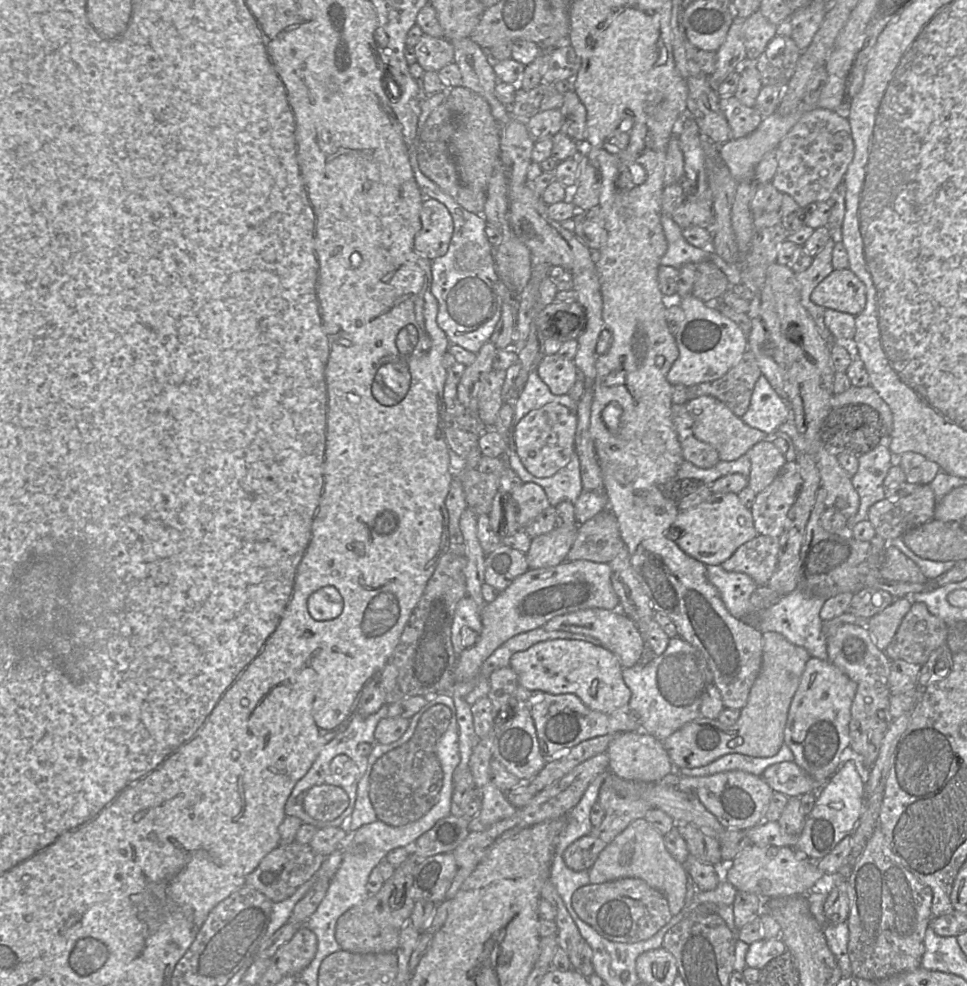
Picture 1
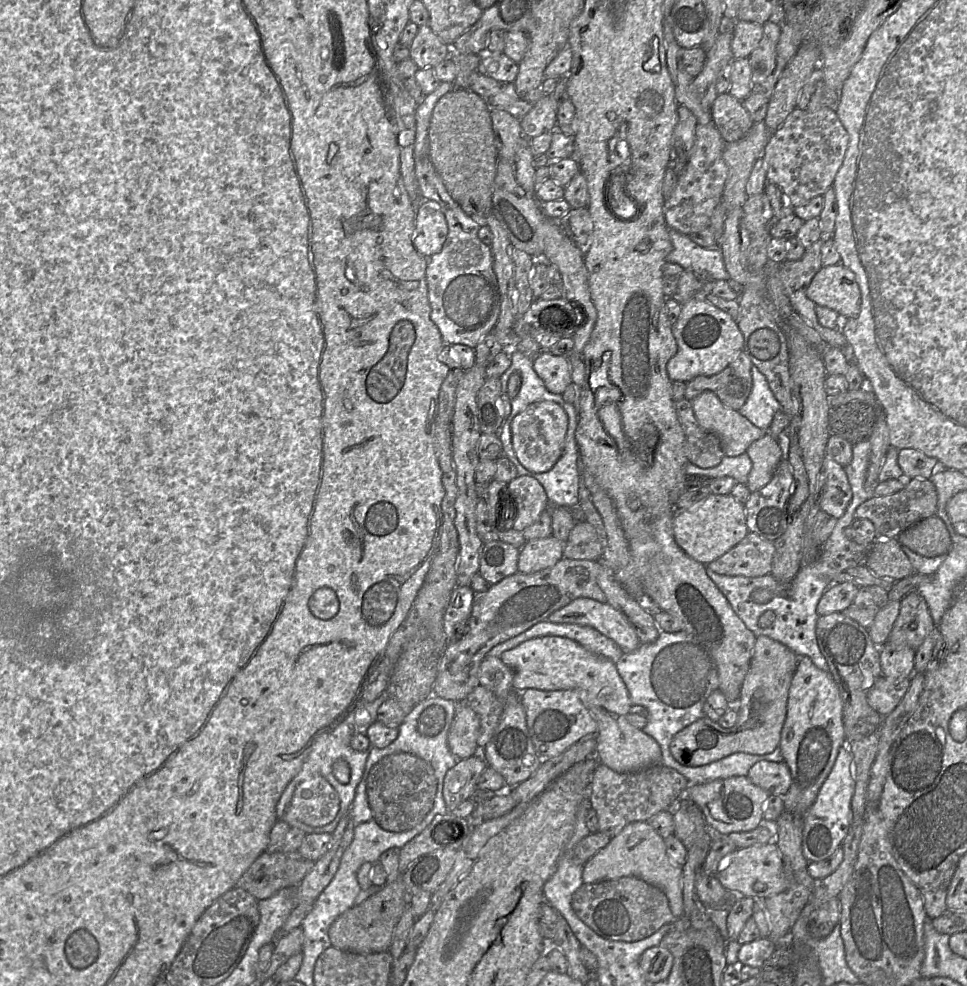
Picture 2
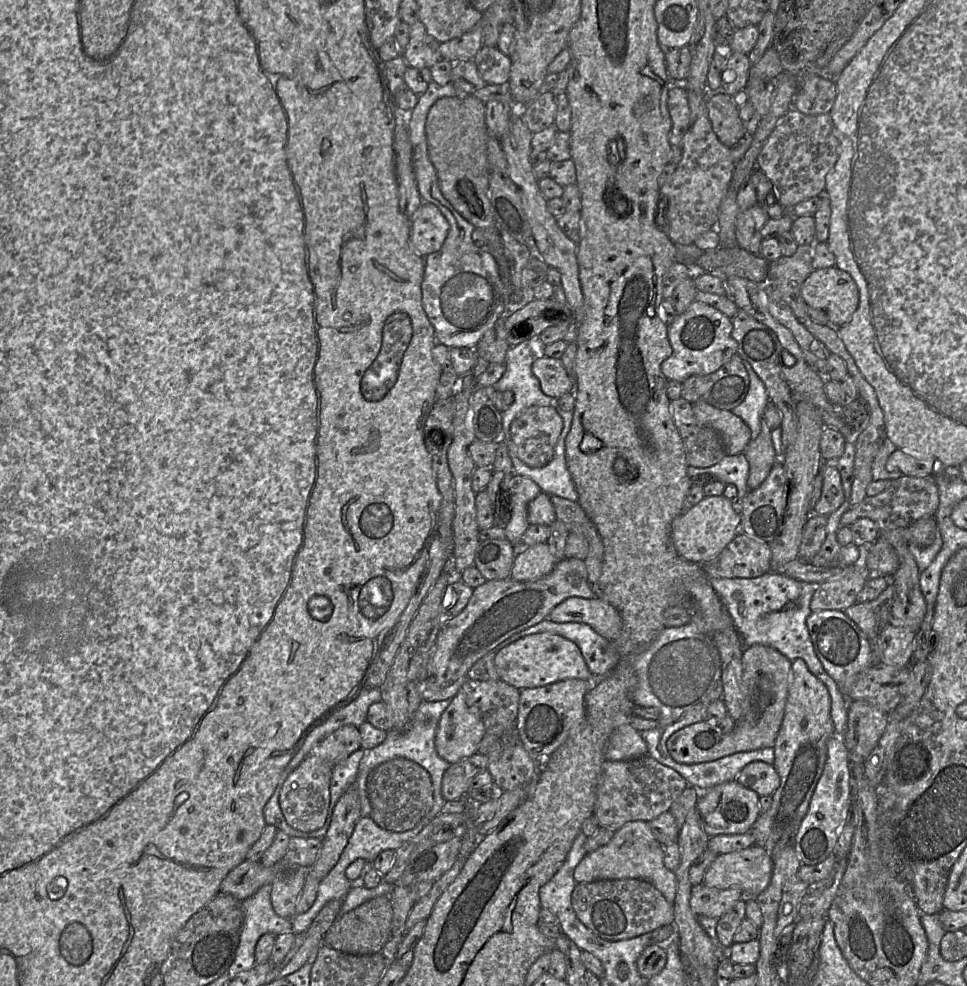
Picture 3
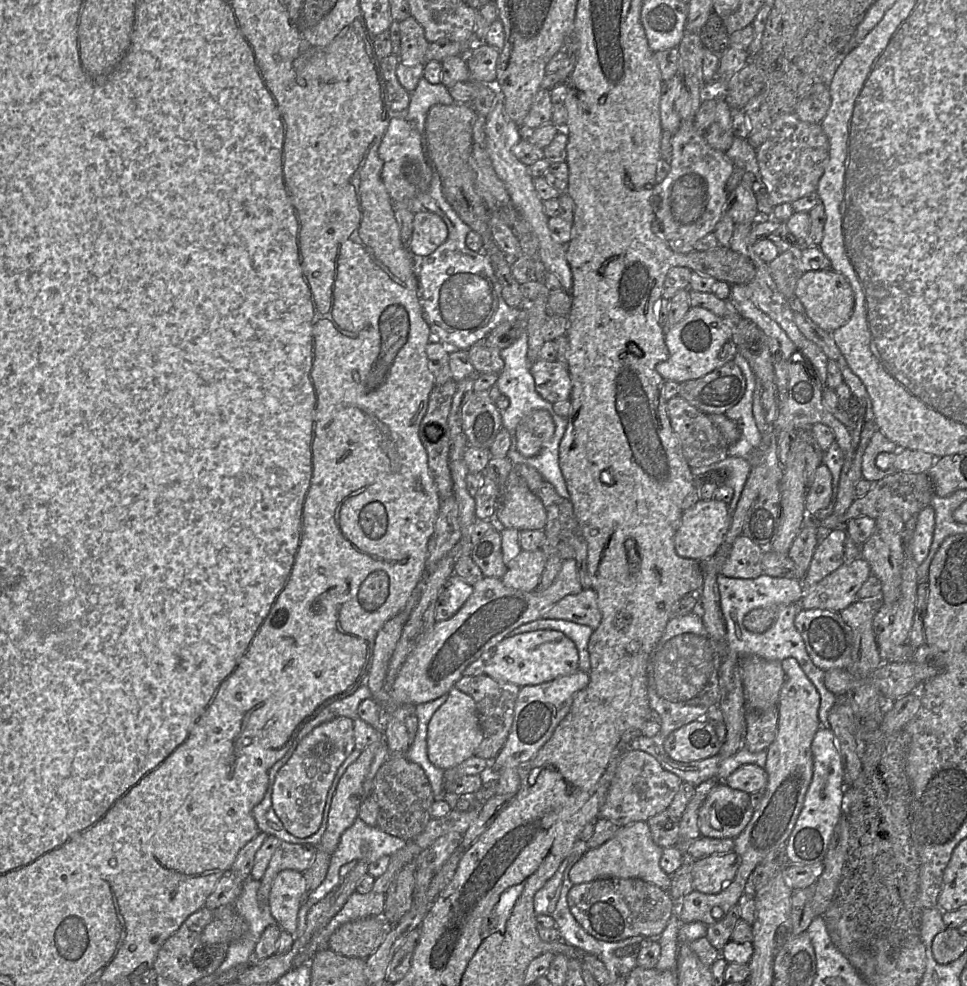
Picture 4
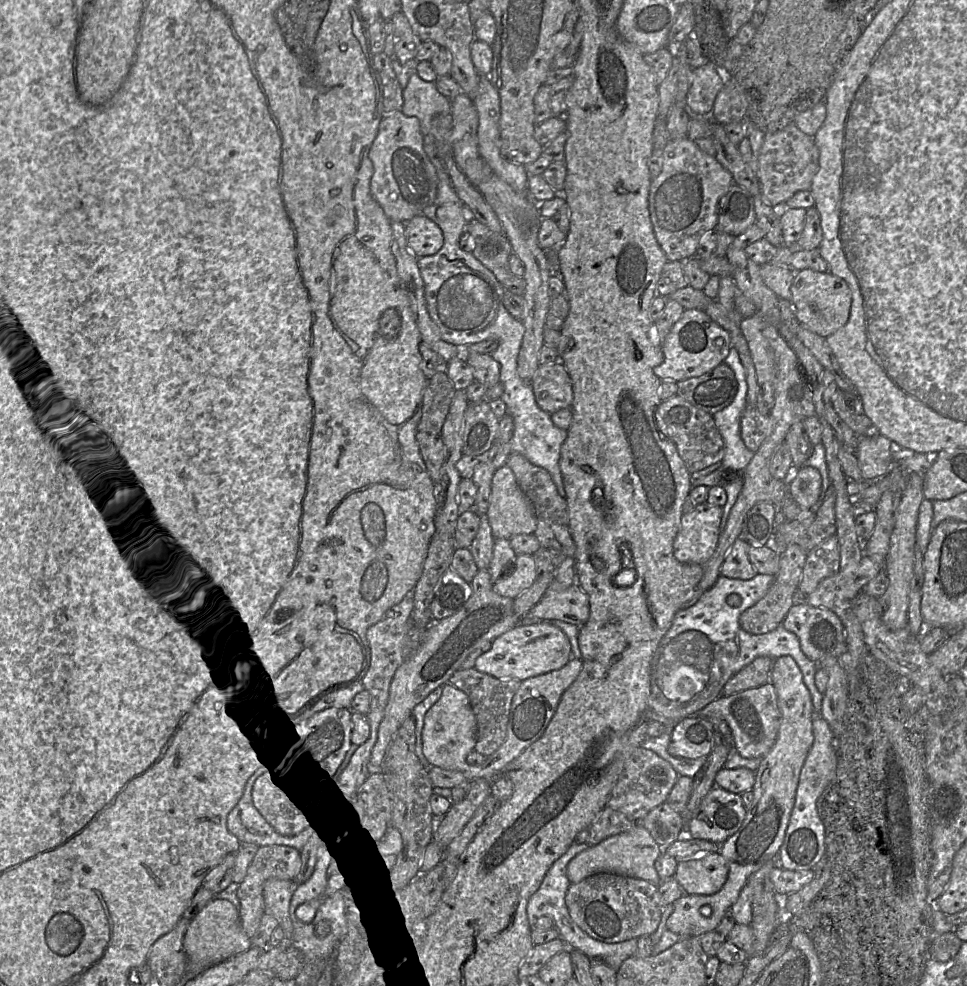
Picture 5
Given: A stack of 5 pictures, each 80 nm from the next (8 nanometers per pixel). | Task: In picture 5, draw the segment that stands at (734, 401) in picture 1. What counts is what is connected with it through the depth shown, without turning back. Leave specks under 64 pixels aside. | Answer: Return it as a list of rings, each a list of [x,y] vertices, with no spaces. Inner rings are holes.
[[[722,363],[701,376],[677,382],[676,395],[713,415],[731,404],[737,388],[732,369]]]

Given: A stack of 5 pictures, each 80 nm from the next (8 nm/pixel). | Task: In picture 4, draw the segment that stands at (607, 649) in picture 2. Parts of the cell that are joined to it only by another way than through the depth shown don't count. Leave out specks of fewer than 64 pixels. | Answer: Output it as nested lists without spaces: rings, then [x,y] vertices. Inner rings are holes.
[[[537,619],[535,621],[523,624],[513,630],[509,635],[536,631],[536,630],[556,630],[562,632],[565,636],[571,639],[578,651],[579,669],[588,673],[590,670],[590,659],[588,652],[588,642],[594,629],[586,626],[573,623],[566,620],[556,619]]]

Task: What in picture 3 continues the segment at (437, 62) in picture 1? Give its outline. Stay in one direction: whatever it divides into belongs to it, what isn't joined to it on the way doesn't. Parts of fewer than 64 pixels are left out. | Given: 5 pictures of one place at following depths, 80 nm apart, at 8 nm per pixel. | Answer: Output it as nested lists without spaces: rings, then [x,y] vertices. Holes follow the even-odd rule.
[[[422,22],[410,25],[410,38],[407,47],[402,51],[408,66],[417,69],[430,69],[442,60],[440,43],[430,36]]]

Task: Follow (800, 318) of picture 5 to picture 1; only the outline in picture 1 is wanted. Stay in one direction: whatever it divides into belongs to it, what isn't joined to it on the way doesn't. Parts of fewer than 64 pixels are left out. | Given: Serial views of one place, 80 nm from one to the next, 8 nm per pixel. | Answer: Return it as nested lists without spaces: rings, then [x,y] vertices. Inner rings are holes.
[[[834,269],[811,293],[811,300],[826,309],[859,315],[866,306],[866,288],[849,269]]]

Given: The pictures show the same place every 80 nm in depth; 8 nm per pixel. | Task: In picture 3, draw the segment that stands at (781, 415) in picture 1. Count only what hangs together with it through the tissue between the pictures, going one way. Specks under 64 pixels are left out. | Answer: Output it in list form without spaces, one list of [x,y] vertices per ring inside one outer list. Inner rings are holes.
[[[743,360],[743,365],[749,378],[748,392],[742,403],[731,412],[746,423],[751,431],[751,440],[754,440],[761,431],[761,418],[770,399],[762,380],[751,365],[745,360]]]

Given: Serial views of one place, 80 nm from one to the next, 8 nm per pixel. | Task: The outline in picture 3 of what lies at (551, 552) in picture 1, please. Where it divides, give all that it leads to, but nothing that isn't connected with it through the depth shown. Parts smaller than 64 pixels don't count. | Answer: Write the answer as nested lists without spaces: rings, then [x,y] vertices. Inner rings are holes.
[[[546,542],[523,547],[513,561],[509,578],[517,582],[536,581],[548,575],[556,563]]]

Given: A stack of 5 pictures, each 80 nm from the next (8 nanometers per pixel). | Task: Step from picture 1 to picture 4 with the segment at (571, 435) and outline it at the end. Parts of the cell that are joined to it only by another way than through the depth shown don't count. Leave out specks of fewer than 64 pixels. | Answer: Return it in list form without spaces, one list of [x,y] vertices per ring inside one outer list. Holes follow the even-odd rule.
[[[532,410],[516,426],[516,448],[524,457],[539,454],[544,444],[551,439],[555,424],[546,410]]]

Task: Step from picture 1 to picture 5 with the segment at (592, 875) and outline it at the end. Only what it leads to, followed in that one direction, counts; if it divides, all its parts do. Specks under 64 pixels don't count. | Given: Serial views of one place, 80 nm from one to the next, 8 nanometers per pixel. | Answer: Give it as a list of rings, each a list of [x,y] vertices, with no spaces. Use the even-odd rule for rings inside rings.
[[[636,823],[629,831],[611,836],[597,845],[587,847],[576,855],[569,861],[566,875],[570,883],[577,883],[599,872],[611,872],[643,879],[657,886],[661,879],[654,867],[654,863],[662,854],[662,851],[663,848],[654,841],[649,831],[640,823]]]

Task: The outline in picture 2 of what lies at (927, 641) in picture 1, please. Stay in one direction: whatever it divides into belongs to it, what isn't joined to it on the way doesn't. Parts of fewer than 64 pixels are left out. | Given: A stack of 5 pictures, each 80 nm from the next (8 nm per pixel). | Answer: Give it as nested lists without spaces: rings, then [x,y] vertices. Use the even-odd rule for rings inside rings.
[[[912,591],[900,600],[899,615],[894,623],[888,643],[892,646],[916,649],[935,629],[935,625],[925,599]]]

